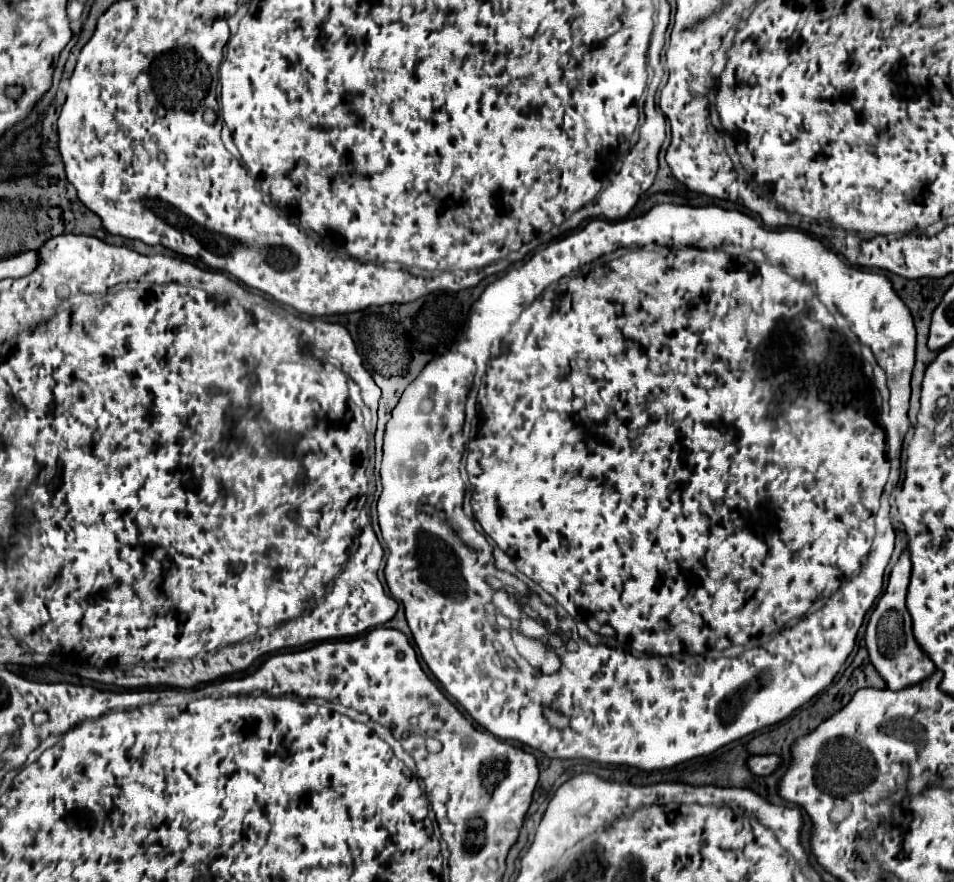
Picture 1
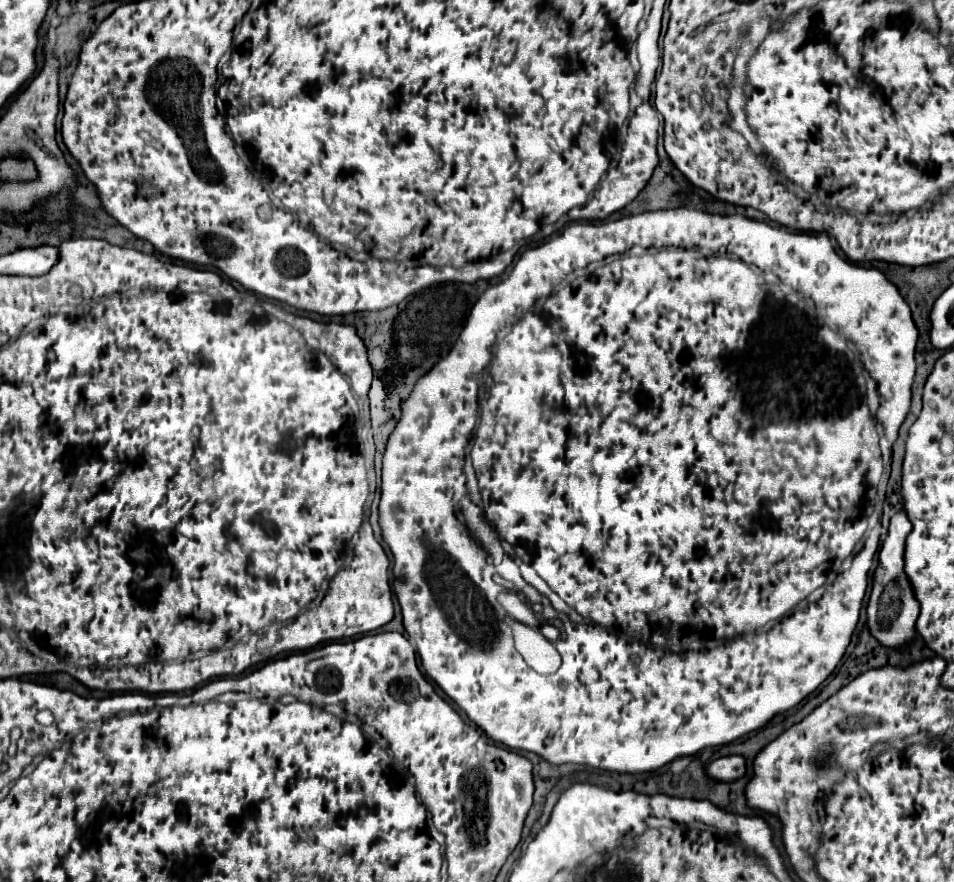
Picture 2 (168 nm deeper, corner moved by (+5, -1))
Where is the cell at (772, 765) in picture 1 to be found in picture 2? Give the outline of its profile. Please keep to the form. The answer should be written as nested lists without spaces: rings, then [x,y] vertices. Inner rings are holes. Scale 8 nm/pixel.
[[[724,756],[706,766],[706,774],[718,782],[734,782],[746,772],[746,762],[742,756]]]

